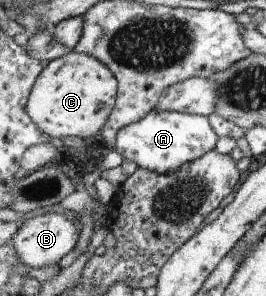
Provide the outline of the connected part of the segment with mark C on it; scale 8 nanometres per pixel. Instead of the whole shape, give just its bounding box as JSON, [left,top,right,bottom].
[27,50,119,142]

